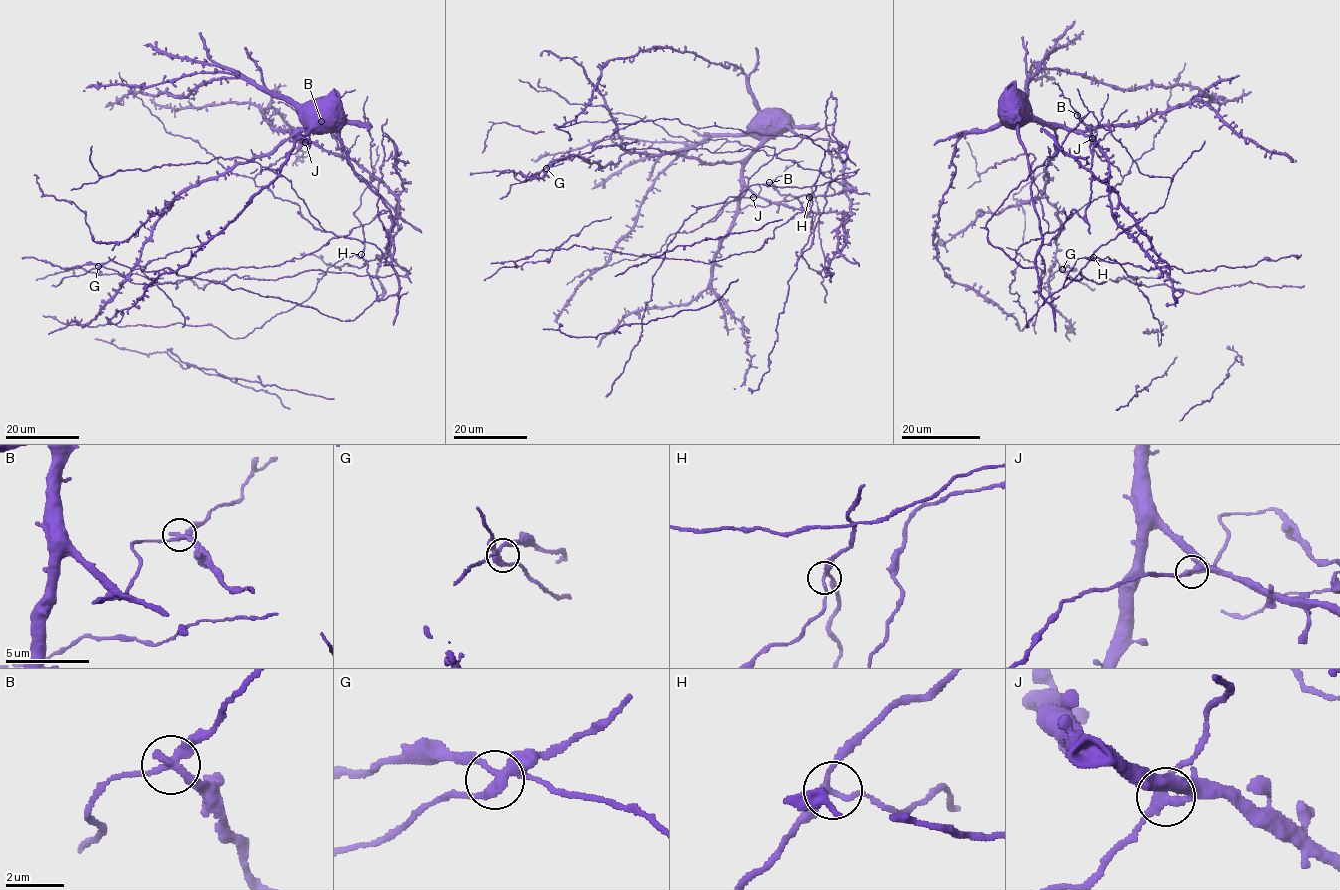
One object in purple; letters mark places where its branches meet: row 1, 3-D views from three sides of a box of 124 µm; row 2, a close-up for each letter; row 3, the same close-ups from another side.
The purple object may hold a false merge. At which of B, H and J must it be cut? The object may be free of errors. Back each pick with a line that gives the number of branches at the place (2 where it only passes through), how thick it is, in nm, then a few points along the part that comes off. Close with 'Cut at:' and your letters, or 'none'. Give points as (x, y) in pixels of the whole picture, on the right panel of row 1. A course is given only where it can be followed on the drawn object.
B: branches 3; calibre 280 nm; course (1077, 114), (1091, 199), (1041, 246), (1037, 287), (1076, 269), (1064, 270), (1068, 259)
Cut at: B

